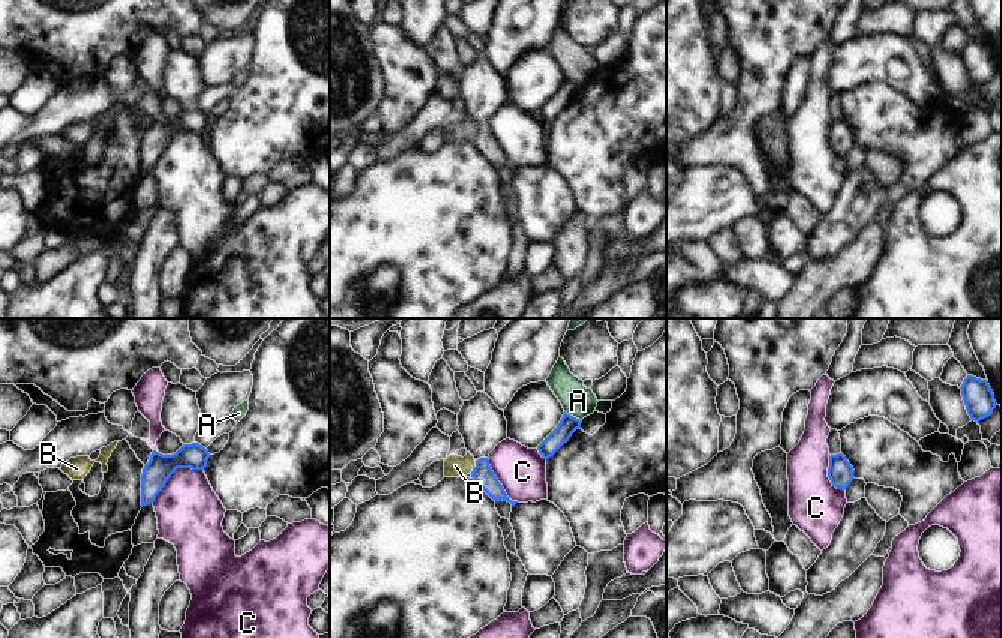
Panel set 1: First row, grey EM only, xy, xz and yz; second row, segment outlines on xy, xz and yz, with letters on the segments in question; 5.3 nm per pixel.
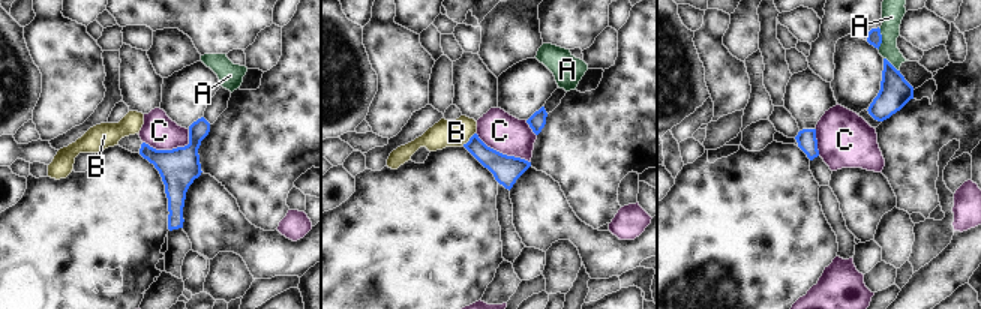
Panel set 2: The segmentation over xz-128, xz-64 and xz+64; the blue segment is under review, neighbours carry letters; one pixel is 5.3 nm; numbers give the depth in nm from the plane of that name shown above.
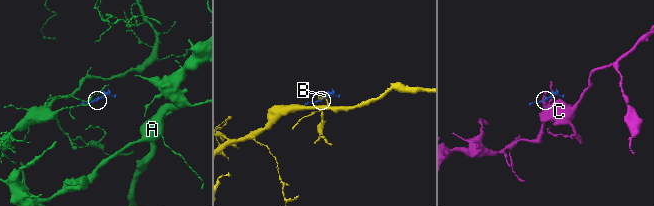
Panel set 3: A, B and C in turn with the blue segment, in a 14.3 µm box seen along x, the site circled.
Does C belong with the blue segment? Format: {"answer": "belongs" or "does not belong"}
{"answer": "does not belong"}

